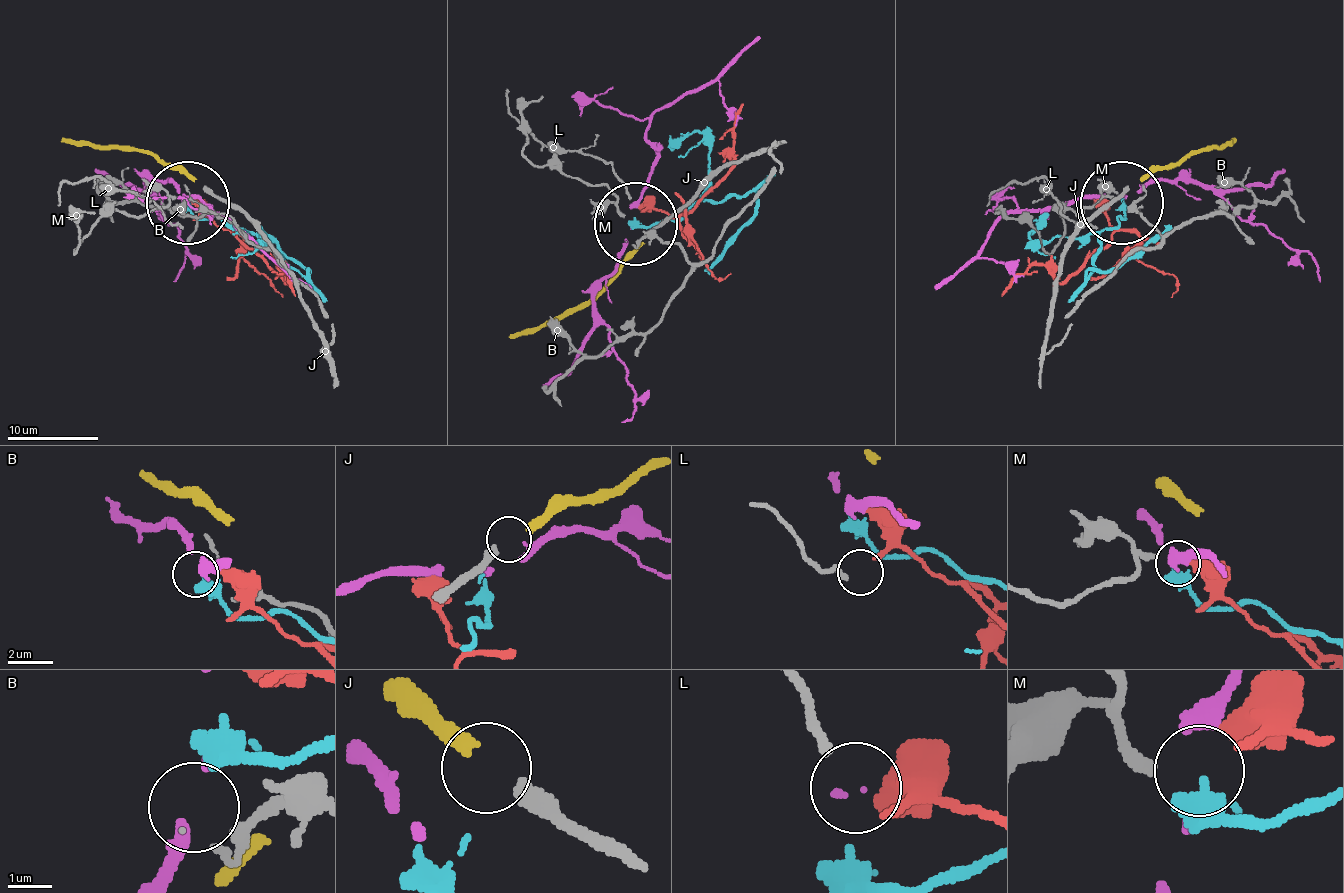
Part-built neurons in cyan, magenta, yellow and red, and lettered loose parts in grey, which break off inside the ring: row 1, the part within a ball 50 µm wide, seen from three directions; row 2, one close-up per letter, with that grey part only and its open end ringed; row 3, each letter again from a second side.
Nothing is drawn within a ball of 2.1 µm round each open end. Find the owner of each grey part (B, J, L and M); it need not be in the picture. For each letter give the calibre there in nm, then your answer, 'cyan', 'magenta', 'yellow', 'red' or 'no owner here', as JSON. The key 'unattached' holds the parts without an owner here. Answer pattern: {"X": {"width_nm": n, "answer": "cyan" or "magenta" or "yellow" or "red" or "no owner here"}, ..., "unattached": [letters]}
{"B": {"width_nm": 220, "answer": "no owner here"}, "J": {"width_nm": 360, "answer": "yellow"}, "L": {"width_nm": 240, "answer": "red"}, "M": {"width_nm": 280, "answer": "cyan"}, "unattached": ["B"]}

